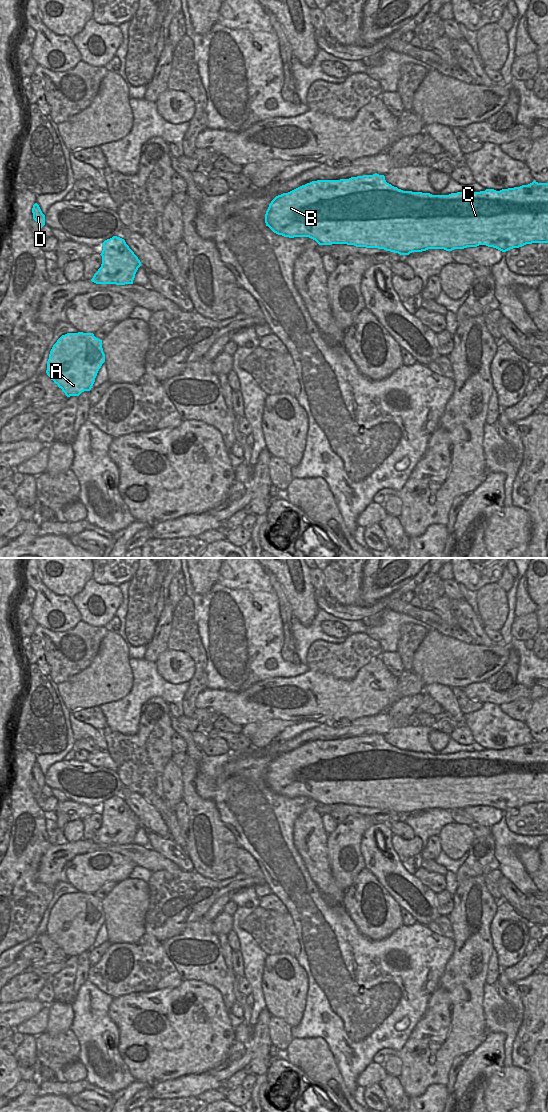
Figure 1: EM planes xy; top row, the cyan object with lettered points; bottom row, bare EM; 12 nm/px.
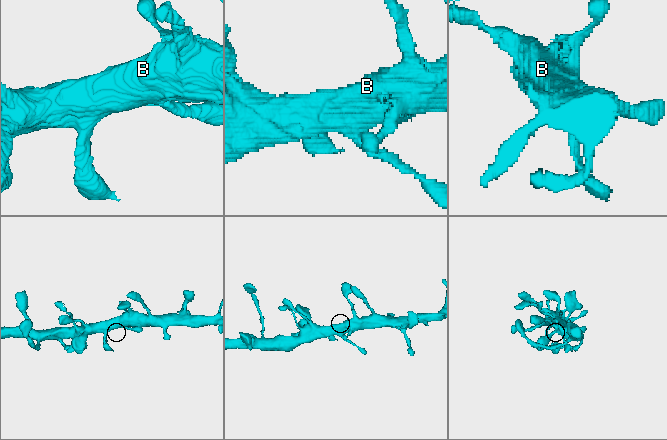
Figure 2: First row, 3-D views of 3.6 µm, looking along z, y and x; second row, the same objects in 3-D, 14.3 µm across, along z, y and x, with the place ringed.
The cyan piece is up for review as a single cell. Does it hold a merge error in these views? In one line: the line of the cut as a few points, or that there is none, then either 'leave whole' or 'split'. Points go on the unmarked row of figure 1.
no cut | leave whole

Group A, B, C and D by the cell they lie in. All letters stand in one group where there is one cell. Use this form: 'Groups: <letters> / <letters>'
Groups: A B C D

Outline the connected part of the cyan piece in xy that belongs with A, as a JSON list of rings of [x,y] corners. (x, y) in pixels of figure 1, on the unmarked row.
[[[67,893],[53,905],[46,933],[67,957],[90,951],[105,922],[102,900],[93,893]]]

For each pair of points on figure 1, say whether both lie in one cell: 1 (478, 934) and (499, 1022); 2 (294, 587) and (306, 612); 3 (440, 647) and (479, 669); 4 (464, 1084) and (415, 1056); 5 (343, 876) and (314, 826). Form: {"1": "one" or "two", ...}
{"1": "two", "2": "one", "3": "one", "4": "two", "5": "two"}

